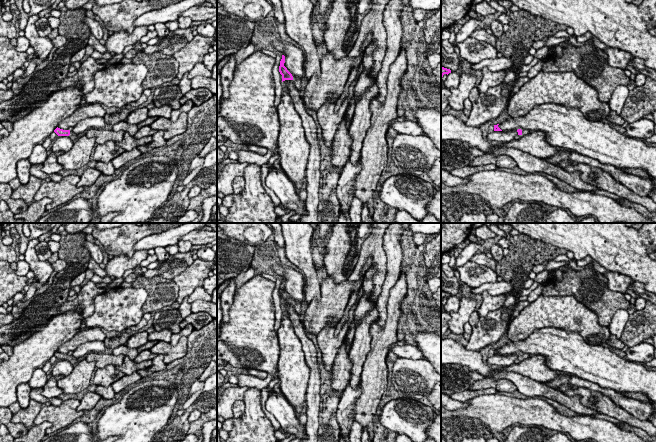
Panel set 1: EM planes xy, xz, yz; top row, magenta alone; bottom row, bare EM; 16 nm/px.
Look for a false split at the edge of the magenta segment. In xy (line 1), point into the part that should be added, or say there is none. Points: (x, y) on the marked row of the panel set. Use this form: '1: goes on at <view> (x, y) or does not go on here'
1: goes on at xy (73, 137)

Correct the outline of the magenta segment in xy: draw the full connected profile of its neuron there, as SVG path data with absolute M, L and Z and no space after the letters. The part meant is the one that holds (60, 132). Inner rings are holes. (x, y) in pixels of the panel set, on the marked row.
M56 128L54 130L54 132L58 135L58 136L69 136L70 139L72 141L76 141L77 140L77 135L73 133L72 129L70 130L63 130L63 129L60 129L60 128Z

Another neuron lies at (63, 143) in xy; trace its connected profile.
M58 136L52 145L52 152L68 152L73 147L73 144L74 141L69 136Z

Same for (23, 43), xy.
M25 35L16 37L16 40L17 40L17 45L15 46L15 49L18 52L26 52L27 49L29 48L29 46L30 46L30 42L25 37Z

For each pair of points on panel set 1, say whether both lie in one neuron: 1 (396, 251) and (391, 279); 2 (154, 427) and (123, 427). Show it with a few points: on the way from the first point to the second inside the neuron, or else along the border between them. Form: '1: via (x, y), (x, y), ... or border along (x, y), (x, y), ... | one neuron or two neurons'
1: via (394, 258), (393, 272) | one neuron
2: via (146, 427), (131, 427) | one neuron

